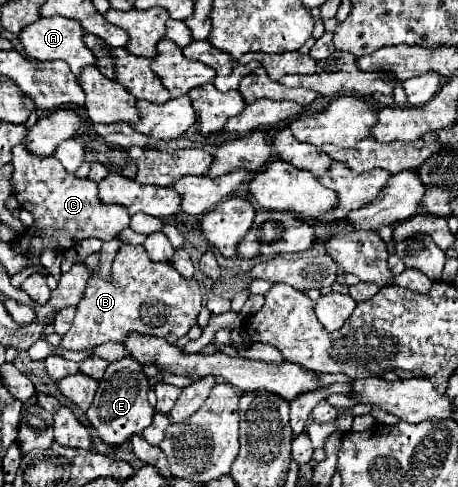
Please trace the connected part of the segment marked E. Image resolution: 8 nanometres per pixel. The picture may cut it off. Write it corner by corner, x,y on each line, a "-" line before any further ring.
122,358
122,360
110,362
104,372
104,380
100,380
94,402
86,412
98,436
108,444
122,444
132,434
142,434
142,430
150,426
154,416
154,408
146,398
148,392
150,392
150,378
138,360

